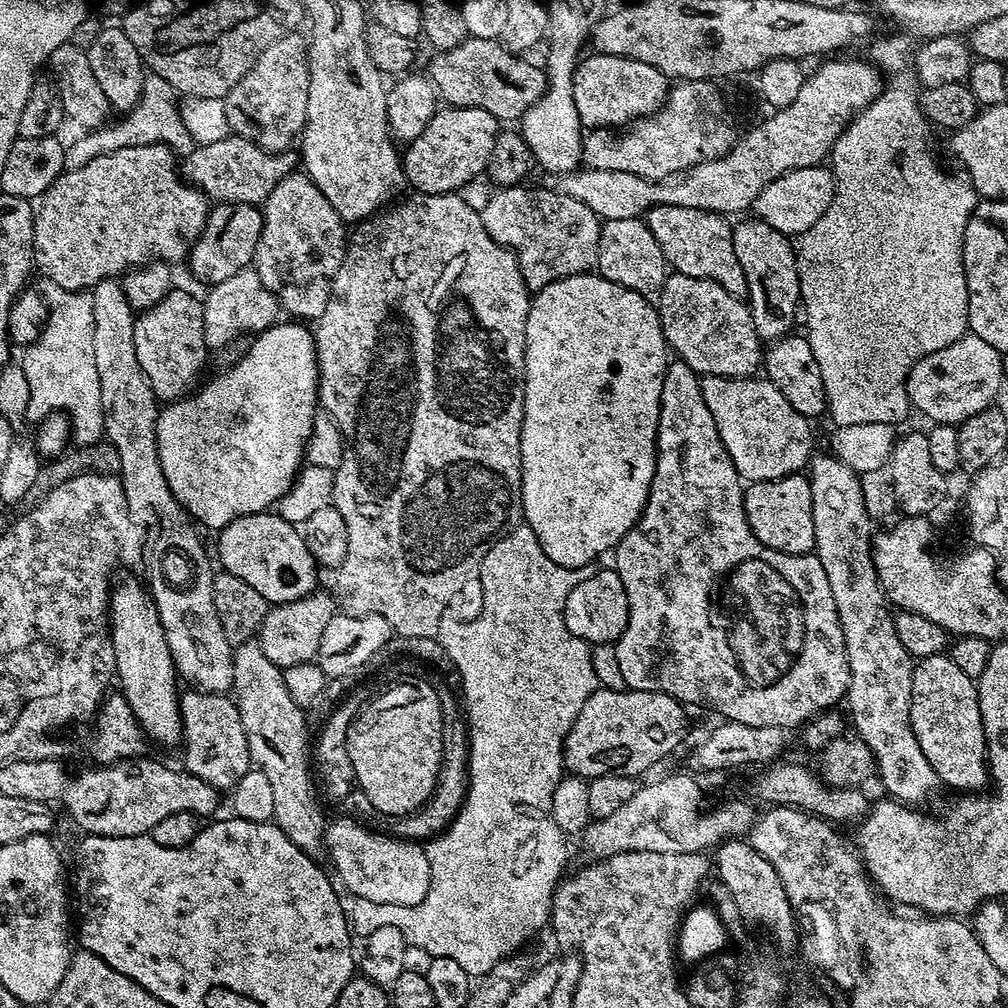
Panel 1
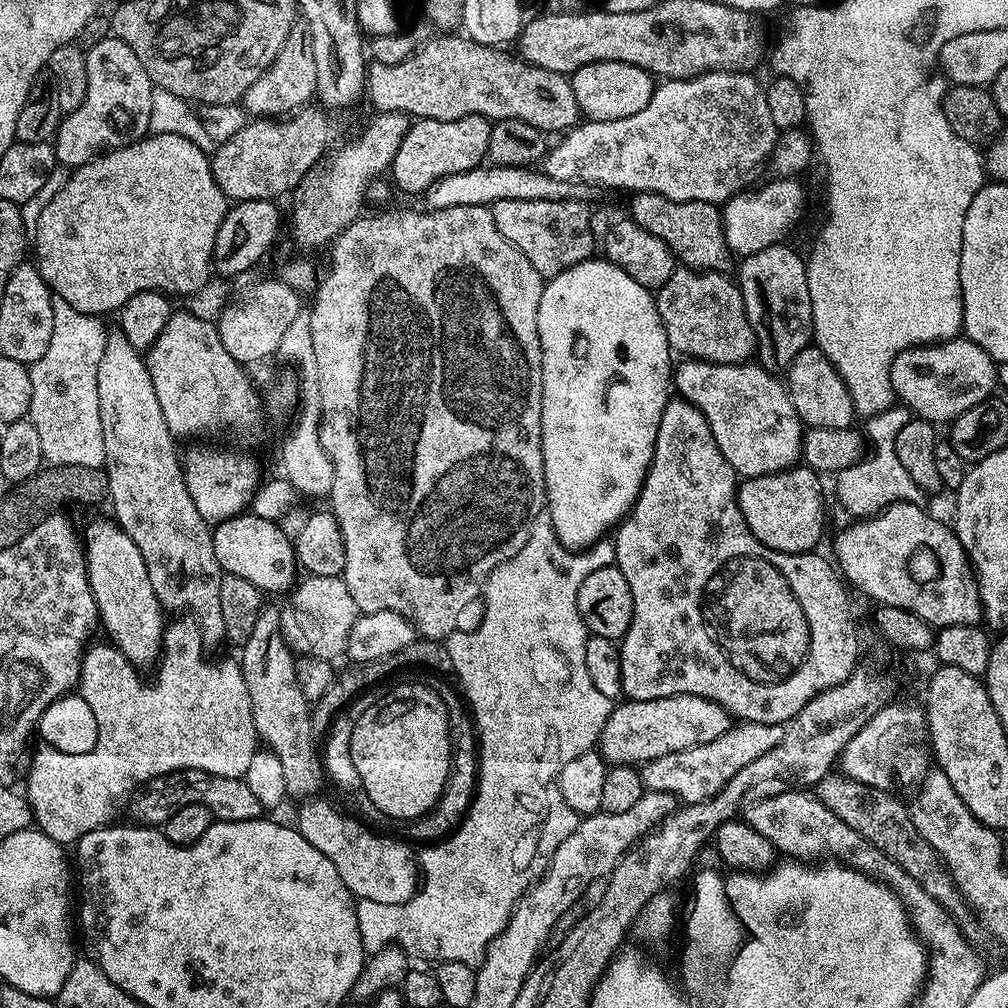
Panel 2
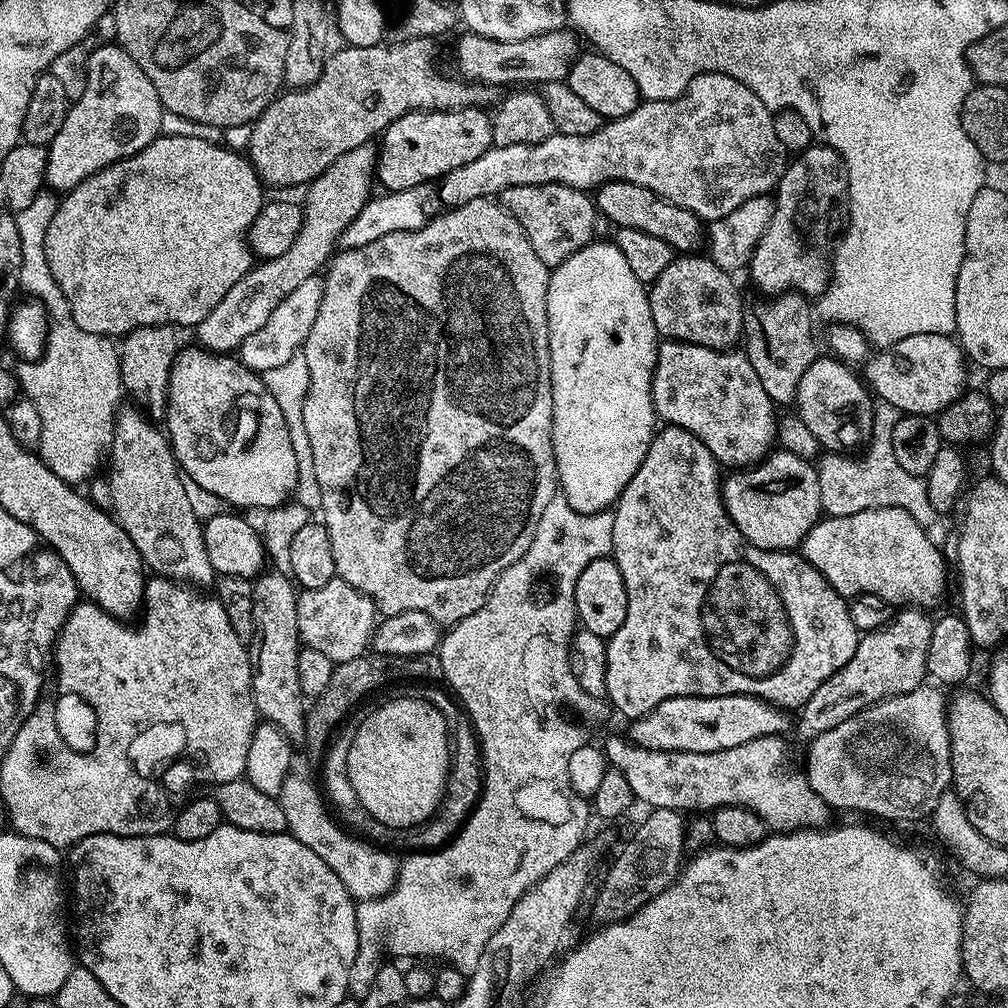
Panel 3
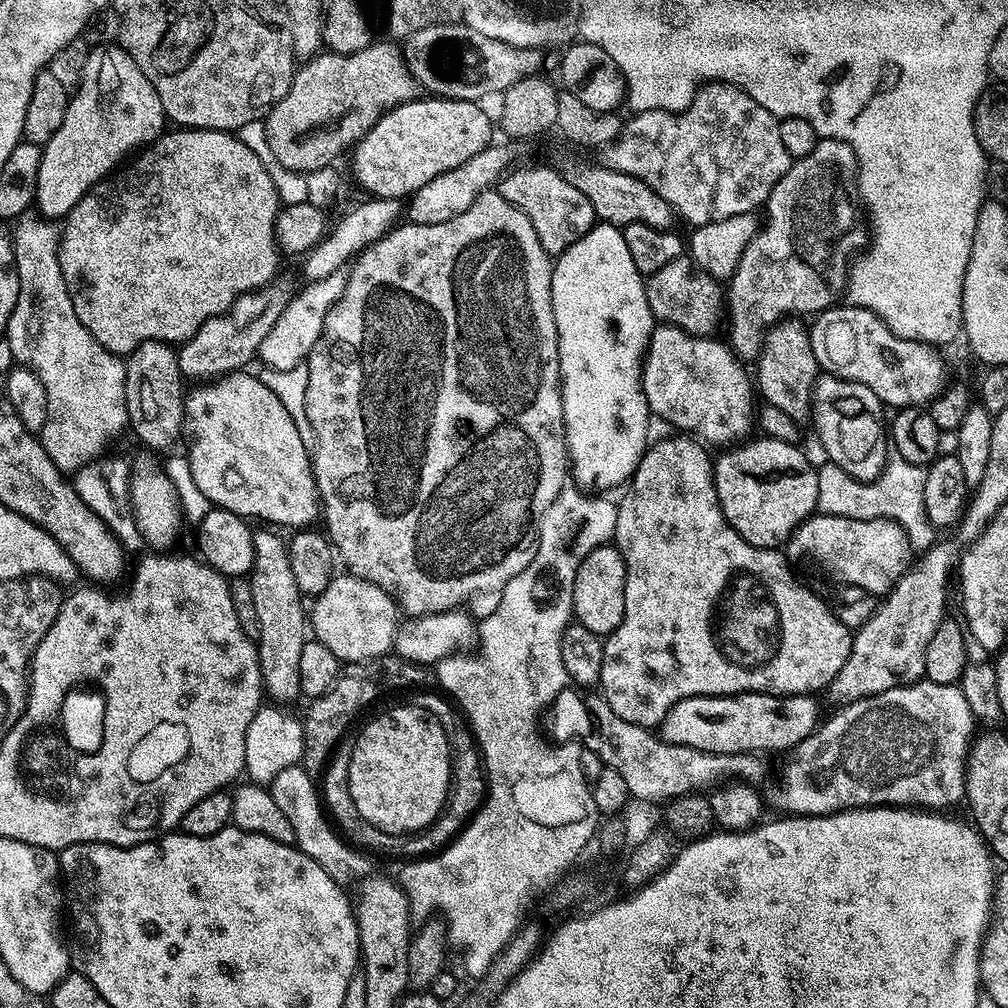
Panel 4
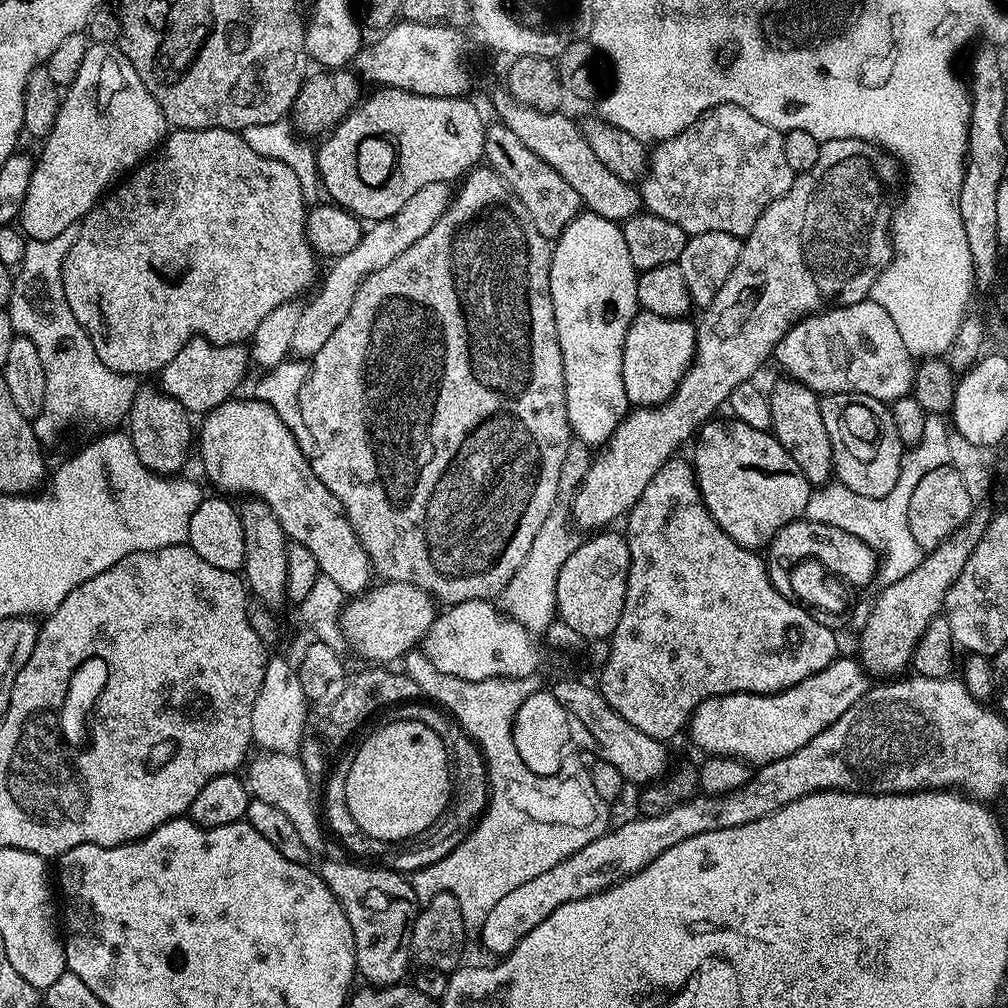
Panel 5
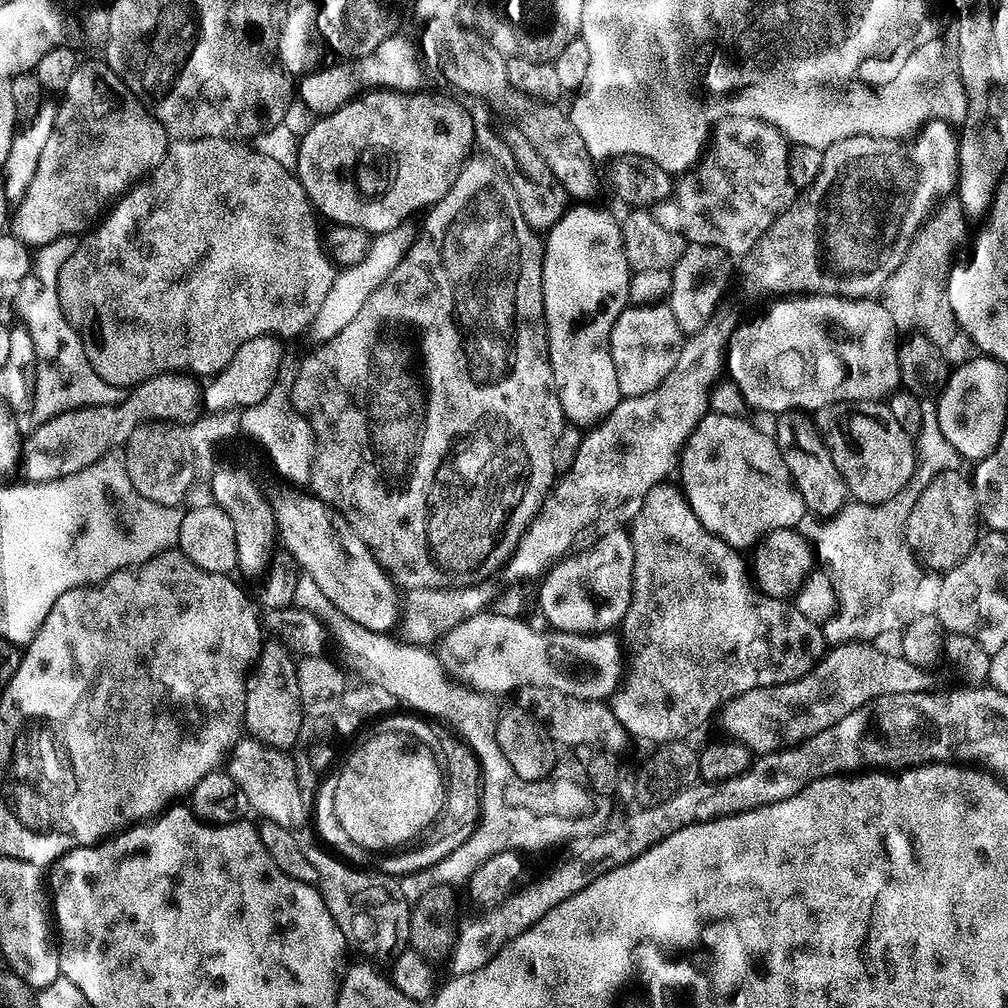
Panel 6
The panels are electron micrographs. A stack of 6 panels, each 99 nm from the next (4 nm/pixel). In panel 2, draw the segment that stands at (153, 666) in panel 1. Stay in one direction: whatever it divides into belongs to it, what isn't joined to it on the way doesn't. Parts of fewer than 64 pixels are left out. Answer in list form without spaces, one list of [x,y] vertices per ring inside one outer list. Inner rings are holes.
[[[115,519],[92,520],[82,528],[82,543],[84,545],[84,561],[86,574],[90,582],[90,590],[94,594],[94,602],[99,623],[108,631],[107,639],[120,649],[122,654],[137,670],[151,669],[160,659],[160,650],[164,646],[164,629],[166,627],[165,609],[158,602],[158,594],[154,594],[154,586],[150,586],[150,574],[146,570],[146,562],[138,546],[134,546],[134,538],[120,529]]]

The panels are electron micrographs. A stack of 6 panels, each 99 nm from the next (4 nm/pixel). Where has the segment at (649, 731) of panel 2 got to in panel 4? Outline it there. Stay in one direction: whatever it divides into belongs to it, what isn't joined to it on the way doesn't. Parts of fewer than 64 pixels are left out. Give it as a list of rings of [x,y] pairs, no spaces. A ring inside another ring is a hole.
[[[741,692],[739,696],[695,696],[678,702],[661,722],[658,735],[666,742],[710,754],[747,756],[756,752],[787,753],[812,735],[821,723],[817,697],[768,696]]]

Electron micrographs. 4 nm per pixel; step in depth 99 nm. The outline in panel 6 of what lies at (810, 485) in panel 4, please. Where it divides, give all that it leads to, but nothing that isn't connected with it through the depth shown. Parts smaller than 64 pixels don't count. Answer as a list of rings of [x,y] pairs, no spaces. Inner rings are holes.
[[[709,411],[707,416],[702,417],[698,426],[694,426],[684,447],[680,449],[678,476],[679,472],[679,487],[688,499],[688,505],[694,510],[694,514],[698,514],[698,522],[702,522],[707,532],[722,538],[732,548],[751,549],[771,532],[783,528],[795,529],[800,526],[796,524],[805,523],[806,509],[802,502],[802,494],[798,494],[790,478],[790,470],[786,470],[786,462],[782,462],[782,454],[775,439],[769,433],[767,436],[762,429],[755,428],[744,416]]]

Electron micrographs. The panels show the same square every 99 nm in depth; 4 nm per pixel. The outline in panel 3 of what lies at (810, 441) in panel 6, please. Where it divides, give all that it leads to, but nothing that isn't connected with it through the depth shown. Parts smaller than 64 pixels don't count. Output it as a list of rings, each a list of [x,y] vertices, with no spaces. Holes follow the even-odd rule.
[[[782,292],[778,296],[760,298],[760,301],[744,313],[742,348],[748,357],[754,374],[762,381],[766,394],[770,394],[773,404],[791,405],[796,399],[798,382],[806,374],[806,366],[814,362],[818,355],[816,336],[812,333],[814,308],[809,297],[798,292]]]

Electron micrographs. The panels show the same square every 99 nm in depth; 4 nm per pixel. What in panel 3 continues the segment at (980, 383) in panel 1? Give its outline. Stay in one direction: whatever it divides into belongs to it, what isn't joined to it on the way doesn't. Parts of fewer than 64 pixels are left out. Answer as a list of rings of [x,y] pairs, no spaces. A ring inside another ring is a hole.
[[[914,334],[910,338],[902,338],[898,343],[875,354],[877,356],[868,364],[867,387],[880,400],[890,402],[890,406],[897,408],[901,414],[935,417],[966,391],[969,365],[966,363],[963,348],[951,335]]]

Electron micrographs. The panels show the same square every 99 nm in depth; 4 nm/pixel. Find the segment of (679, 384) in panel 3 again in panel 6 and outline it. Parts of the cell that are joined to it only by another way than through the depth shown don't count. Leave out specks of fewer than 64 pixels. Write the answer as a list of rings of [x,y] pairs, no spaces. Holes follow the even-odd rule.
[[[667,302],[624,308],[610,330],[610,358],[614,358],[621,397],[646,394],[659,386],[662,378],[678,367],[681,348],[682,333],[678,322],[674,322],[674,310],[670,310]]]

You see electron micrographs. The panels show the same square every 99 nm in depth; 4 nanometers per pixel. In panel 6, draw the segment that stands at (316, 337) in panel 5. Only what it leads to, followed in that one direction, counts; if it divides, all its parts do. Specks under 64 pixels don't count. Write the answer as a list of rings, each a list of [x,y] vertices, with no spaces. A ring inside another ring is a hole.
[[[411,223],[400,224],[394,230],[375,233],[372,239],[372,249],[368,251],[366,258],[362,262],[350,264],[343,267],[336,276],[336,281],[330,286],[326,294],[326,302],[322,302],[322,310],[318,310],[318,318],[312,323],[311,333],[316,334],[317,341],[323,342],[337,336],[349,322],[354,322],[358,310],[362,310],[366,298],[390,278],[394,266],[402,262],[402,258],[410,250],[413,240],[416,239],[418,232],[415,227],[411,228]]]

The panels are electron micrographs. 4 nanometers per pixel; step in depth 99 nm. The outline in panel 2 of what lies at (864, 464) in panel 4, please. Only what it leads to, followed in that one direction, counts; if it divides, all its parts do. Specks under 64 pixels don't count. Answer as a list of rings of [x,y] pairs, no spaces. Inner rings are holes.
[[[815,346],[803,348],[786,370],[788,397],[798,414],[800,423],[810,428],[850,428],[857,415],[846,384],[834,366]]]

